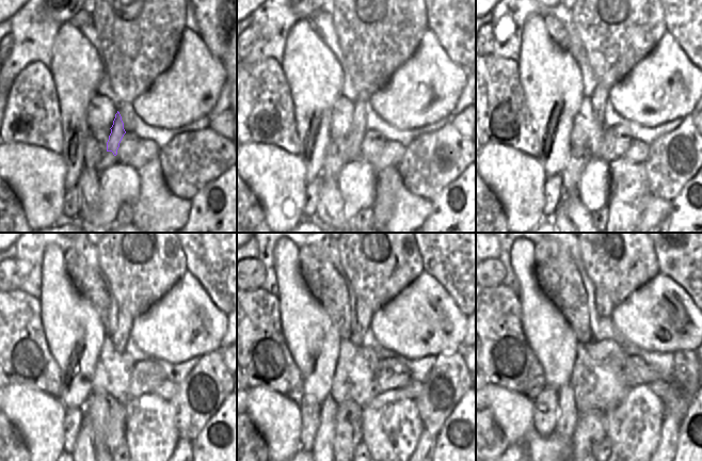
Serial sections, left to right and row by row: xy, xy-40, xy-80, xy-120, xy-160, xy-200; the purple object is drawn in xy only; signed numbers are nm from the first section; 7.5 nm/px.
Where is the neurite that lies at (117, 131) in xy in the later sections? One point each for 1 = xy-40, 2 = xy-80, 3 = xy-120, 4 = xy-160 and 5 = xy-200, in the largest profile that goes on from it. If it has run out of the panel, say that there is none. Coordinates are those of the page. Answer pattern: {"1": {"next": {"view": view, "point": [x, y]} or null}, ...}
{"1": {"next": {"view": "xy-40", "point": [353, 141]}}, "2": {"next": {"view": "xy-80", "point": [600, 96]}}, "3": {"next": {"view": "xy-120", "point": [120, 338]}}, "4": {"next": {"view": "xy-160", "point": [364, 313]}}, "5": {"next": {"view": "xy-200", "point": [604, 306]}}}

